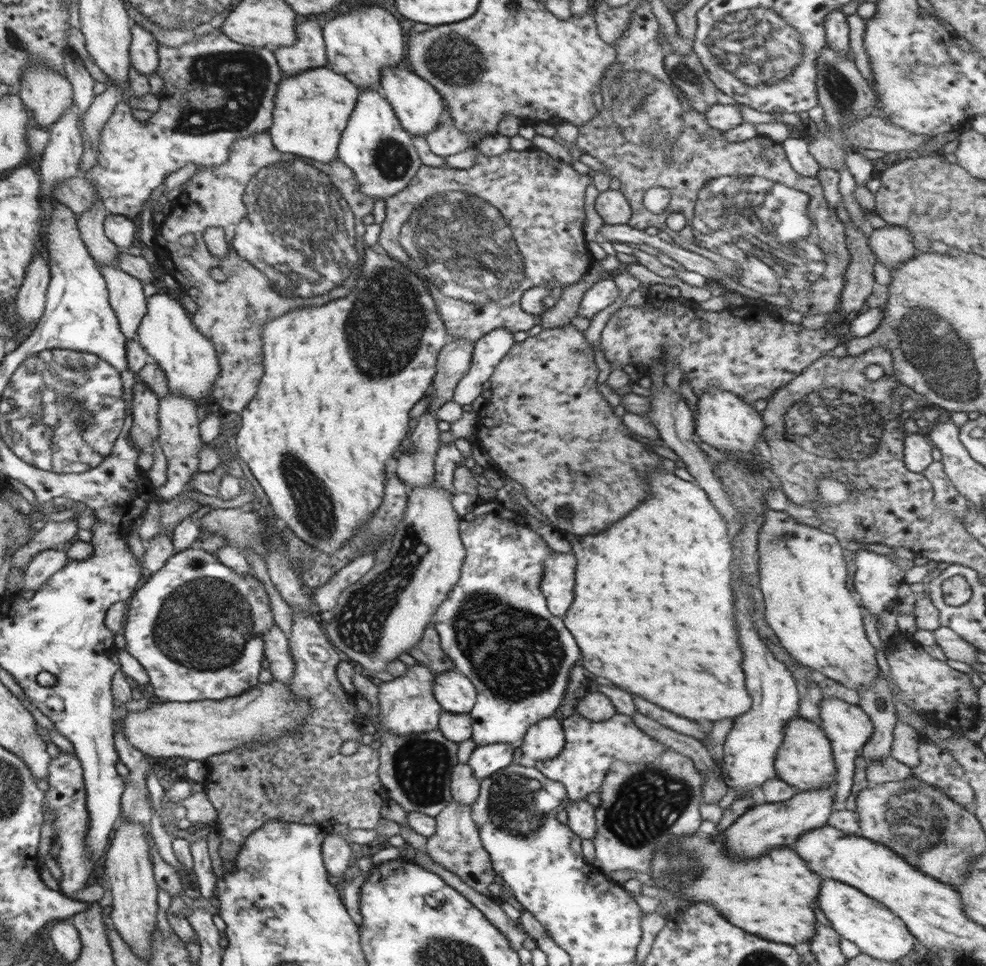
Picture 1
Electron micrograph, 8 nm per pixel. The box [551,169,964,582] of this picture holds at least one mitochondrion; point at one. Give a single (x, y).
(826, 416)

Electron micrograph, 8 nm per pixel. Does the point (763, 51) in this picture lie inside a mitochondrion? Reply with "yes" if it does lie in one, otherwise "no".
yes

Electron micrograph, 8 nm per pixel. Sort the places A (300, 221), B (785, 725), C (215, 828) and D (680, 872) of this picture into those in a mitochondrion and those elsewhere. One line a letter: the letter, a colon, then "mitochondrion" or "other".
A: mitochondrion
B: other
C: other
D: mitochondrion

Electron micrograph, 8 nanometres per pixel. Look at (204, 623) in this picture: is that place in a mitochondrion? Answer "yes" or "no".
yes

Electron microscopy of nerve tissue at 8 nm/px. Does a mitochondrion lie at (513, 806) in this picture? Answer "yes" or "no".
yes

